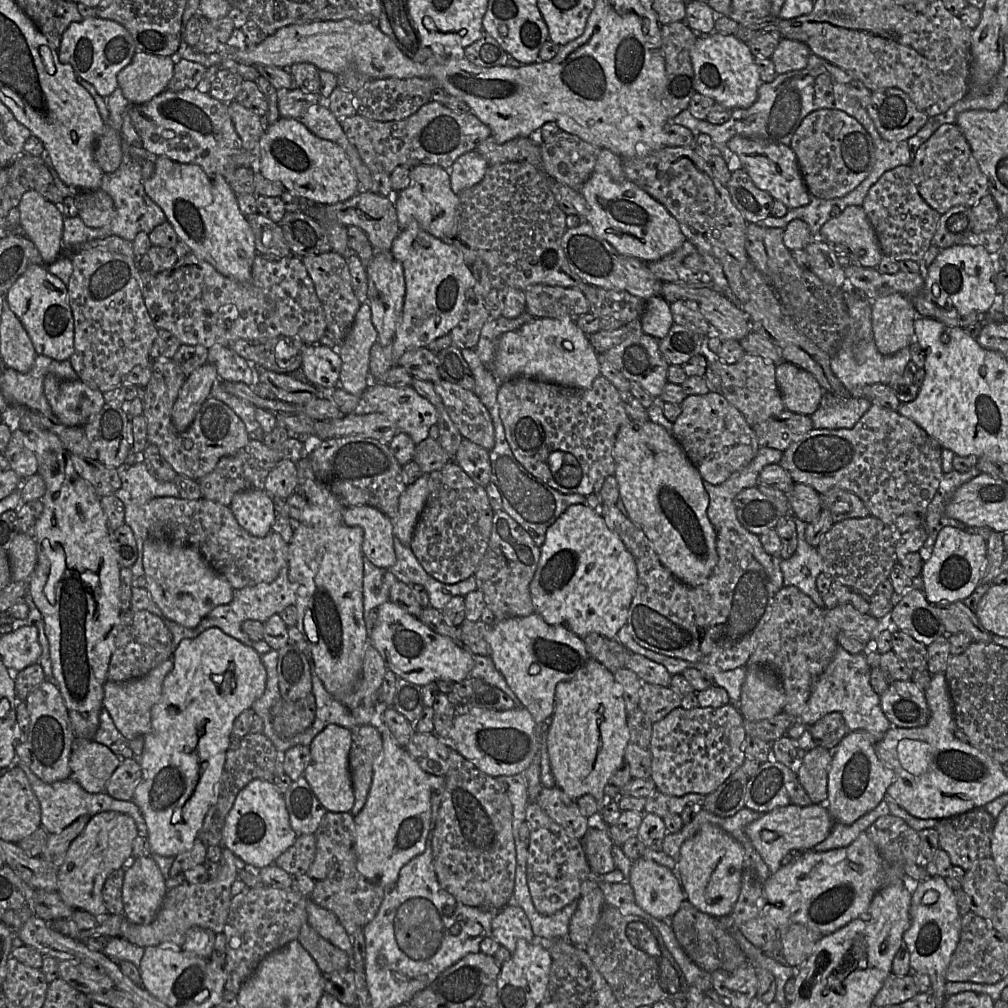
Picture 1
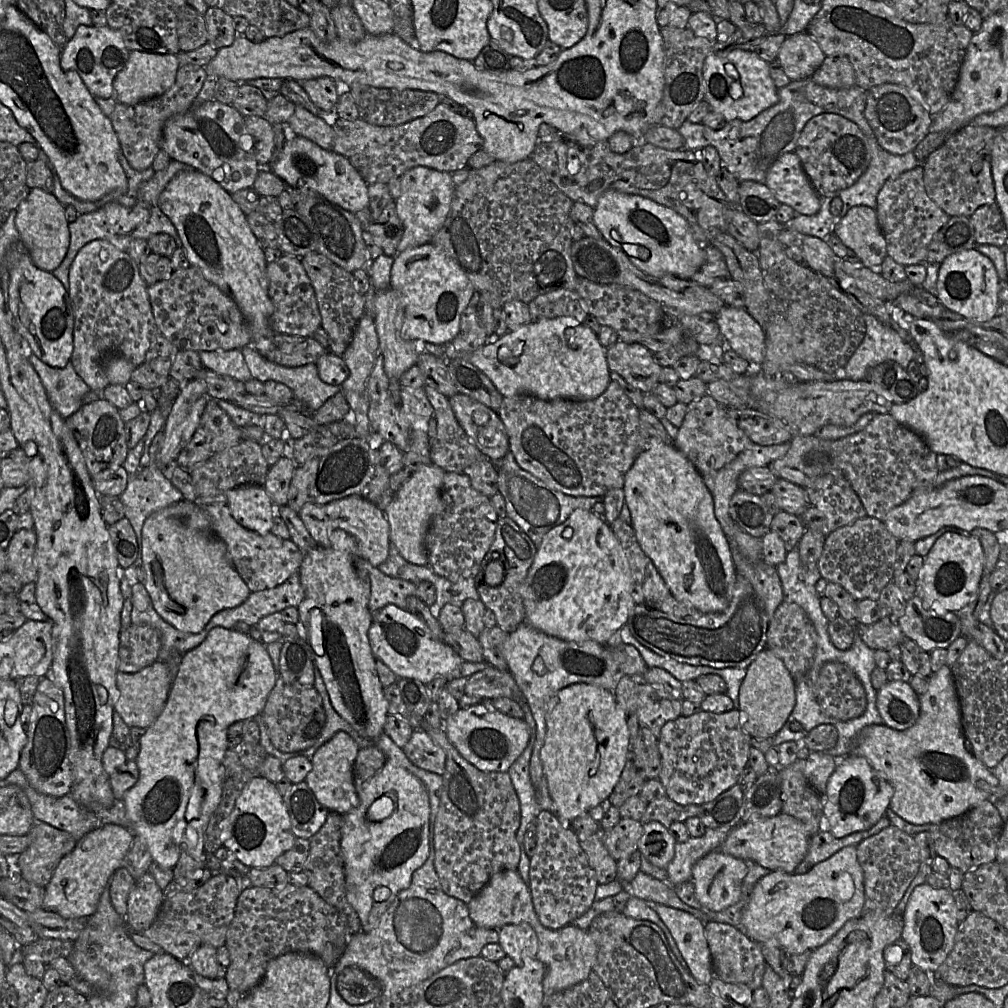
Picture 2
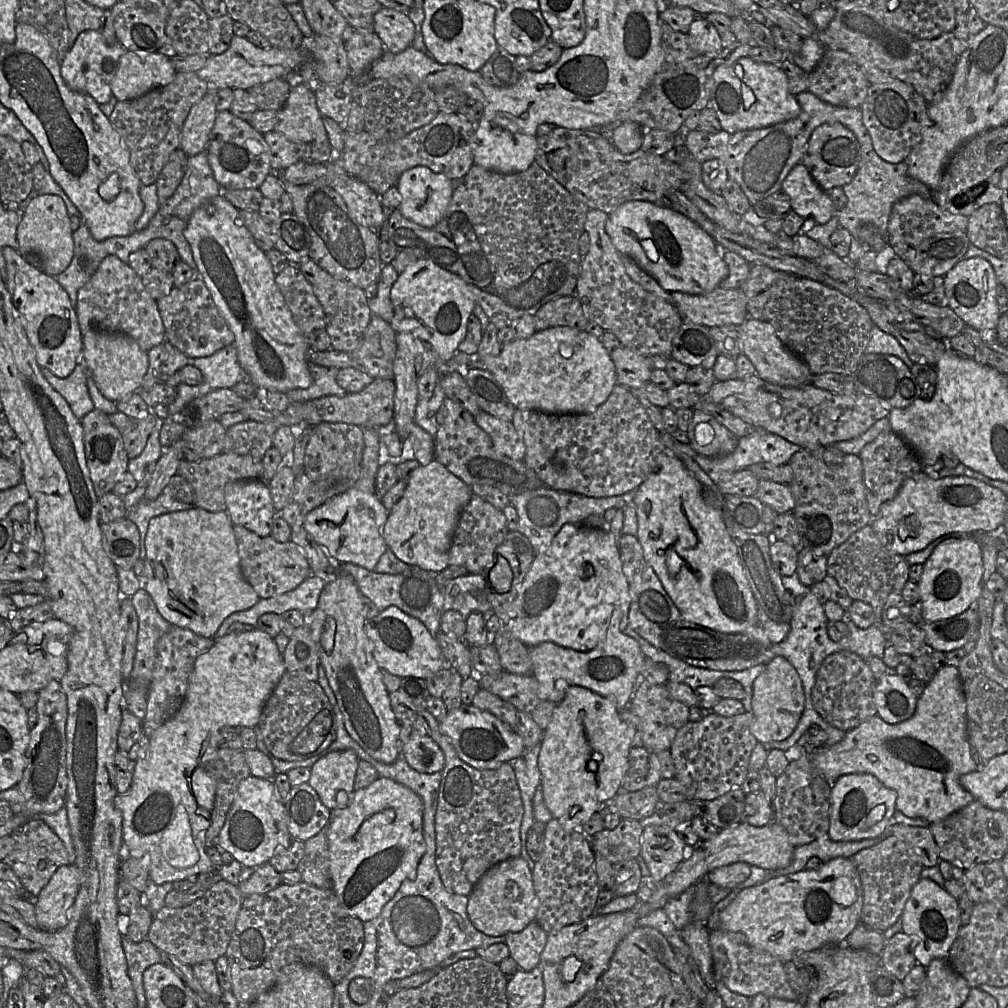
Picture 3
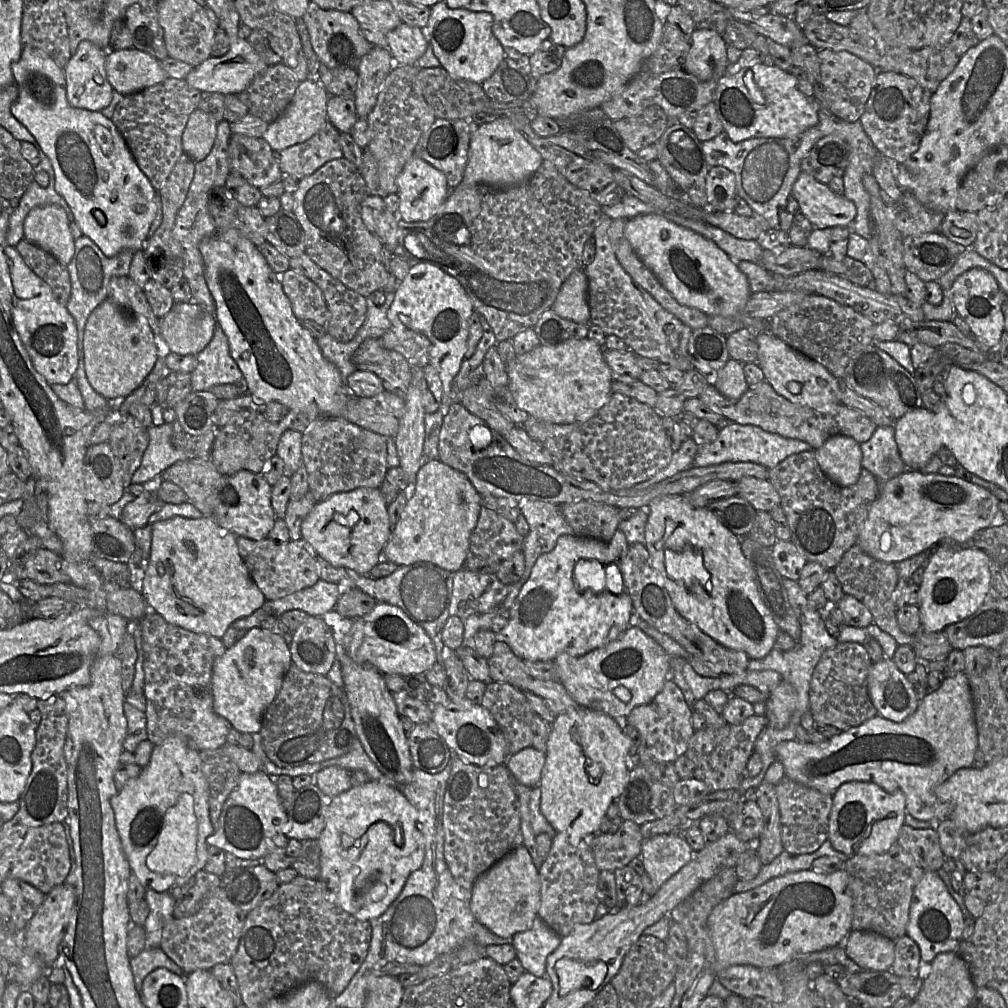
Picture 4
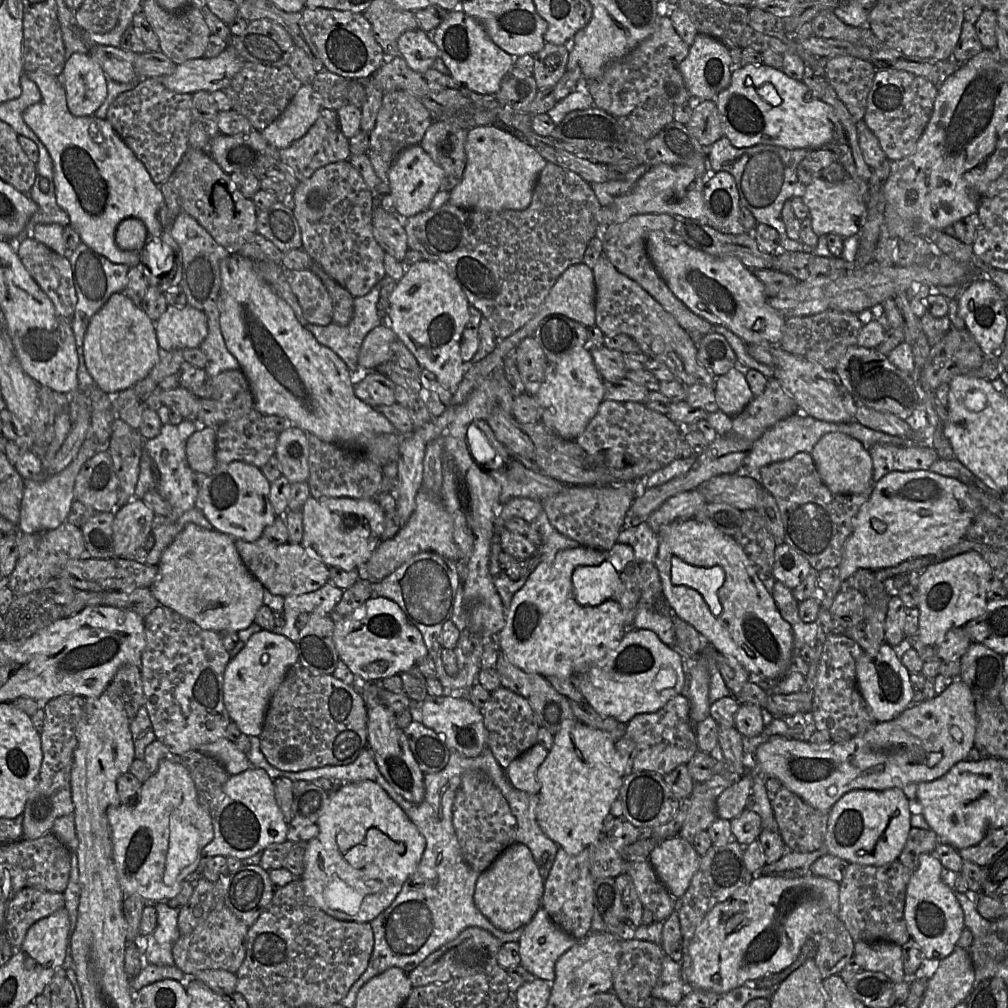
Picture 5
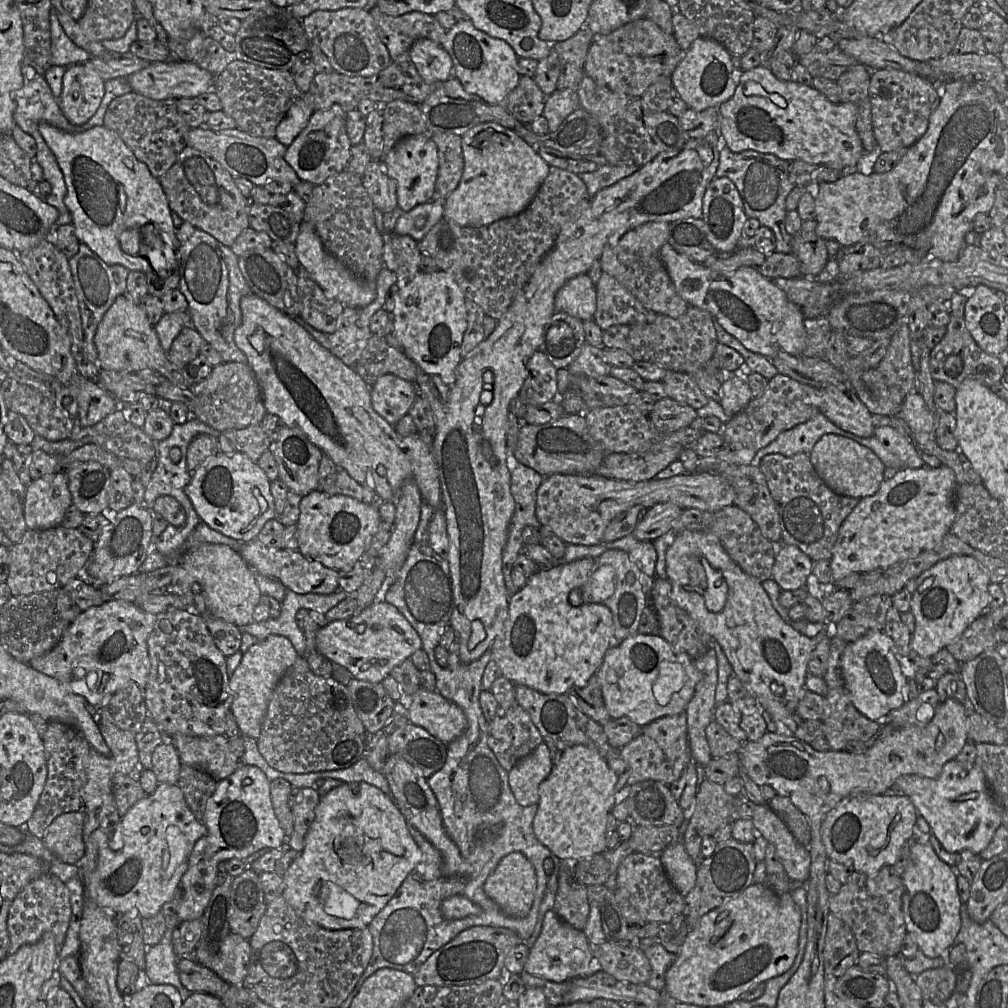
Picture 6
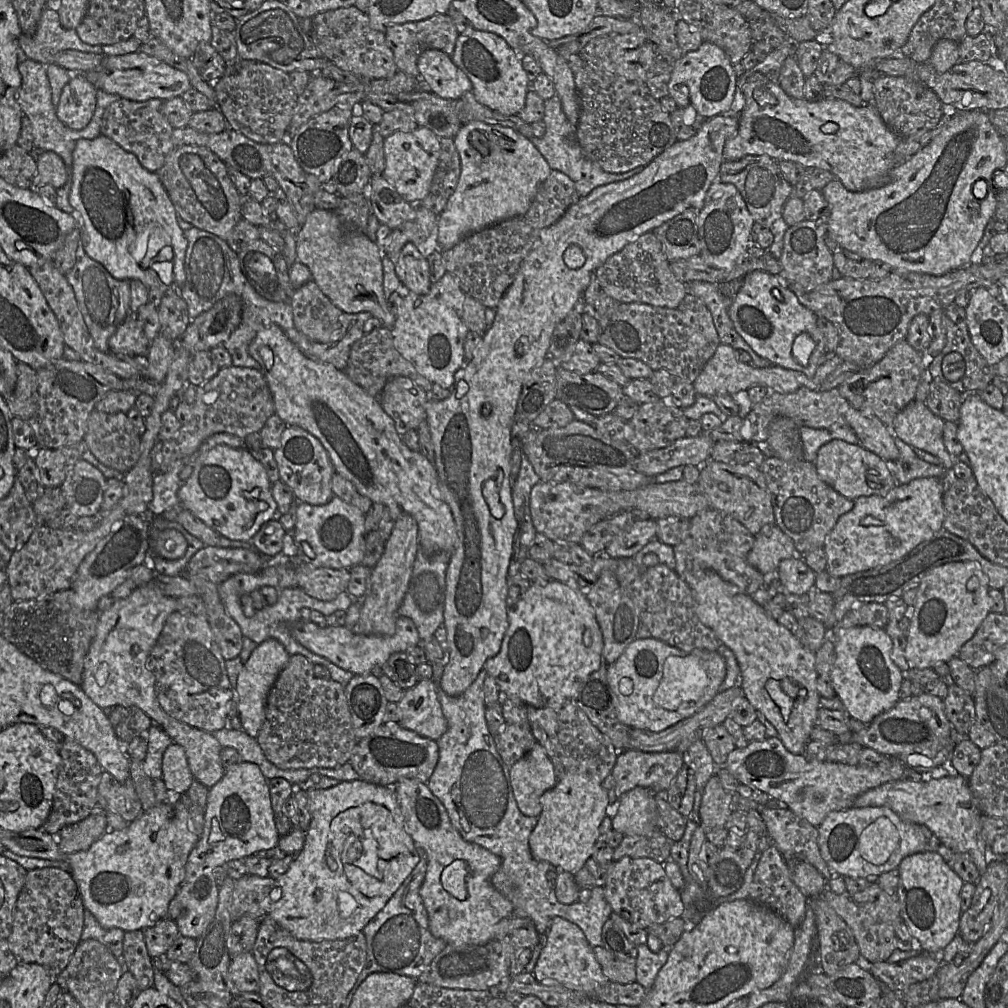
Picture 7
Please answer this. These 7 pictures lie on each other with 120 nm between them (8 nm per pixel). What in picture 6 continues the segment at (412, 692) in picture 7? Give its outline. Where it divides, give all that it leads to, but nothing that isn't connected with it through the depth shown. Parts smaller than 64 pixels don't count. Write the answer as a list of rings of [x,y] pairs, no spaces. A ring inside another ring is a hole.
[[[421,687],[405,701],[409,722],[424,728],[446,744],[459,738],[468,727],[463,710],[437,691]]]

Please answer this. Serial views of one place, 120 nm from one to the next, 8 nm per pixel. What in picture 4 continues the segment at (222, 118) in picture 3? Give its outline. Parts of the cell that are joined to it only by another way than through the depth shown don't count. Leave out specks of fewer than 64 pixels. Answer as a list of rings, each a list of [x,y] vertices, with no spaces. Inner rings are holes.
[[[232,134],[228,147],[230,171],[262,188],[282,180],[284,173],[273,157],[273,150],[262,137]]]

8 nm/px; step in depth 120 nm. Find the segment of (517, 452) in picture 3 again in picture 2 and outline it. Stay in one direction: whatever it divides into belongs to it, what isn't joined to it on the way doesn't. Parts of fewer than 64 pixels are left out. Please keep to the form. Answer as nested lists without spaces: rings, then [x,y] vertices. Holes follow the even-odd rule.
[[[462,393],[448,399],[457,421],[477,448],[493,463],[500,461],[510,445],[498,413]]]

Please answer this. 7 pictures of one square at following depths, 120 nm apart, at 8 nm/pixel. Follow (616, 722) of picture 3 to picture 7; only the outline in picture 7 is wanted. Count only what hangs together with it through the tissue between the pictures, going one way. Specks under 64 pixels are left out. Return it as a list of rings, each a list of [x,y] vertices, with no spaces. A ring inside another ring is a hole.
[[[567,773],[553,788],[543,793],[541,805],[542,812],[529,838],[531,853],[535,859],[575,875],[592,857],[599,840],[600,825],[609,805],[608,791],[597,779]]]

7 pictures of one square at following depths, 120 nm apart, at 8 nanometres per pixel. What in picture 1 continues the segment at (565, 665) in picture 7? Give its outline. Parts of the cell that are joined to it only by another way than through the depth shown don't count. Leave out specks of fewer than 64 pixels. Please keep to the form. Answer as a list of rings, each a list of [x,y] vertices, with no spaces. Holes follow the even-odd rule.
[[[576,504],[569,506],[558,519],[547,529],[544,544],[540,549],[540,559],[530,583],[530,593],[534,610],[540,614],[544,621],[550,625],[564,625],[579,637],[584,637],[589,633],[597,633],[608,639],[616,639],[617,632],[627,622],[629,609],[637,587],[637,566],[632,554],[627,550],[620,537],[614,533],[606,524],[603,517],[593,508],[586,504]]]

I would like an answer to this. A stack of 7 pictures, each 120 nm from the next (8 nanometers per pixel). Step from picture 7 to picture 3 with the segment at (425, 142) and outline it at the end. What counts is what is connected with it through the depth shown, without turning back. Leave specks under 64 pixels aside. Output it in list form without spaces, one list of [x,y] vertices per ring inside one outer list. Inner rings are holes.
[[[426,166],[405,170],[396,185],[401,202],[401,214],[414,223],[431,228],[445,214],[453,193],[452,180]]]

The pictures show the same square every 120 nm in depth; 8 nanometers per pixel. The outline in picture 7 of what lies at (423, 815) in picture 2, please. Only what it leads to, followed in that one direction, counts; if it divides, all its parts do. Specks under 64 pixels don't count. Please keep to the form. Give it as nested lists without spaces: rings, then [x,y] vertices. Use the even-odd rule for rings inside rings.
[[[362,779],[341,781],[337,785],[326,788],[306,788],[309,803],[310,823],[306,831],[302,850],[293,858],[288,870],[278,877],[276,886],[282,890],[281,897],[271,901],[266,915],[278,925],[287,930],[298,940],[320,942],[324,940],[346,939],[361,932],[368,922],[387,904],[388,900],[398,890],[405,879],[411,874],[420,861],[418,846],[406,829],[404,816],[399,806],[395,790],[391,786],[382,786]]]

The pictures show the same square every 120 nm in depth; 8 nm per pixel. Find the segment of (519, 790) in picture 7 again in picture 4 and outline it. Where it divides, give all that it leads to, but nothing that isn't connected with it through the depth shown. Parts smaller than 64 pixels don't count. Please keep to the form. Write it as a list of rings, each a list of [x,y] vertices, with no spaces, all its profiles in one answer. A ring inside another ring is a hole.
[[[527,747],[511,755],[506,761],[506,766],[516,781],[529,788],[535,788],[540,784],[545,760],[544,752]]]

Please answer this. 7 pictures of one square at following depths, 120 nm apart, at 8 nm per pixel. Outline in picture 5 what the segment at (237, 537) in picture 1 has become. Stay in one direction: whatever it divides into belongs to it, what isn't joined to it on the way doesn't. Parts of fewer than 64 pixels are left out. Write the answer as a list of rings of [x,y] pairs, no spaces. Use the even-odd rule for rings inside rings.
[[[260,537],[254,542],[235,540],[235,547],[248,571],[273,595],[285,597],[314,592],[329,581],[328,567],[319,559],[308,554],[301,544],[275,545],[264,537]]]

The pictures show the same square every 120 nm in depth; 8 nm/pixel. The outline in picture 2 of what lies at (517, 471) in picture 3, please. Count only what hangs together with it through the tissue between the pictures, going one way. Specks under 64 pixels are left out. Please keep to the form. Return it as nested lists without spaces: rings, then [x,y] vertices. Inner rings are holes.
[[[424,386],[437,420],[436,436],[431,439],[430,458],[445,472],[463,473],[471,464],[488,458],[474,444],[456,419],[449,399],[441,392]]]

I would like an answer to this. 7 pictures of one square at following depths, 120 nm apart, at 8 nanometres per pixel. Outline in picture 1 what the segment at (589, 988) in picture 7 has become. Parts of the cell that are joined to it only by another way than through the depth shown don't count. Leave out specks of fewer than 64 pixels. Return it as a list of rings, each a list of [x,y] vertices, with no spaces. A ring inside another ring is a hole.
[[[510,902],[501,910],[499,910],[493,917],[491,922],[492,937],[501,945],[509,950],[510,953],[514,953],[516,950],[517,940],[519,938],[525,939],[528,942],[538,940],[532,931],[530,921],[517,904]]]

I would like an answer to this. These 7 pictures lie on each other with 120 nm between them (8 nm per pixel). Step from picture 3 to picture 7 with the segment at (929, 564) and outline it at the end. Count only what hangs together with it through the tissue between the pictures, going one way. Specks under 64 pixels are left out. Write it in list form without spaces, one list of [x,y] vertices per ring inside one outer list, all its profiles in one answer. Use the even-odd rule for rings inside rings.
[[[974,560],[948,562],[932,569],[923,577],[917,587],[905,648],[905,658],[909,667],[925,669],[958,656],[961,647],[973,637],[982,621],[991,612],[992,599],[989,589],[989,577],[983,572],[979,562]]]

